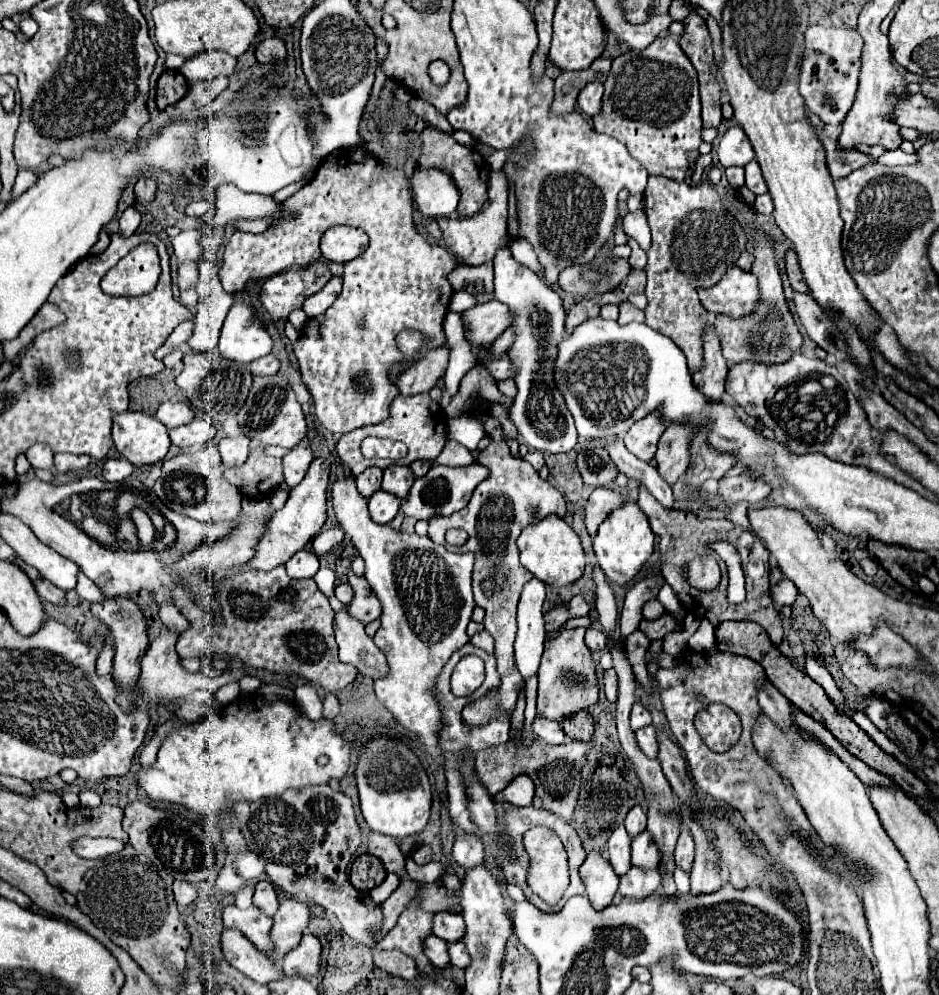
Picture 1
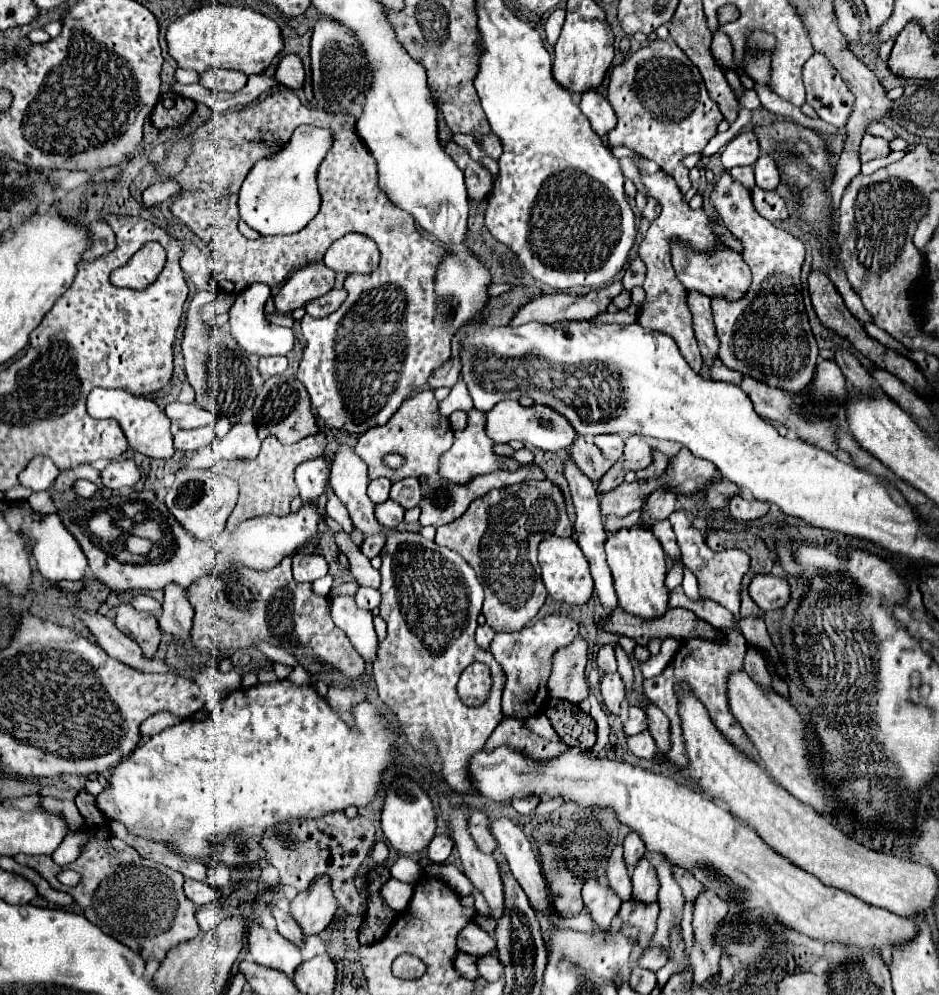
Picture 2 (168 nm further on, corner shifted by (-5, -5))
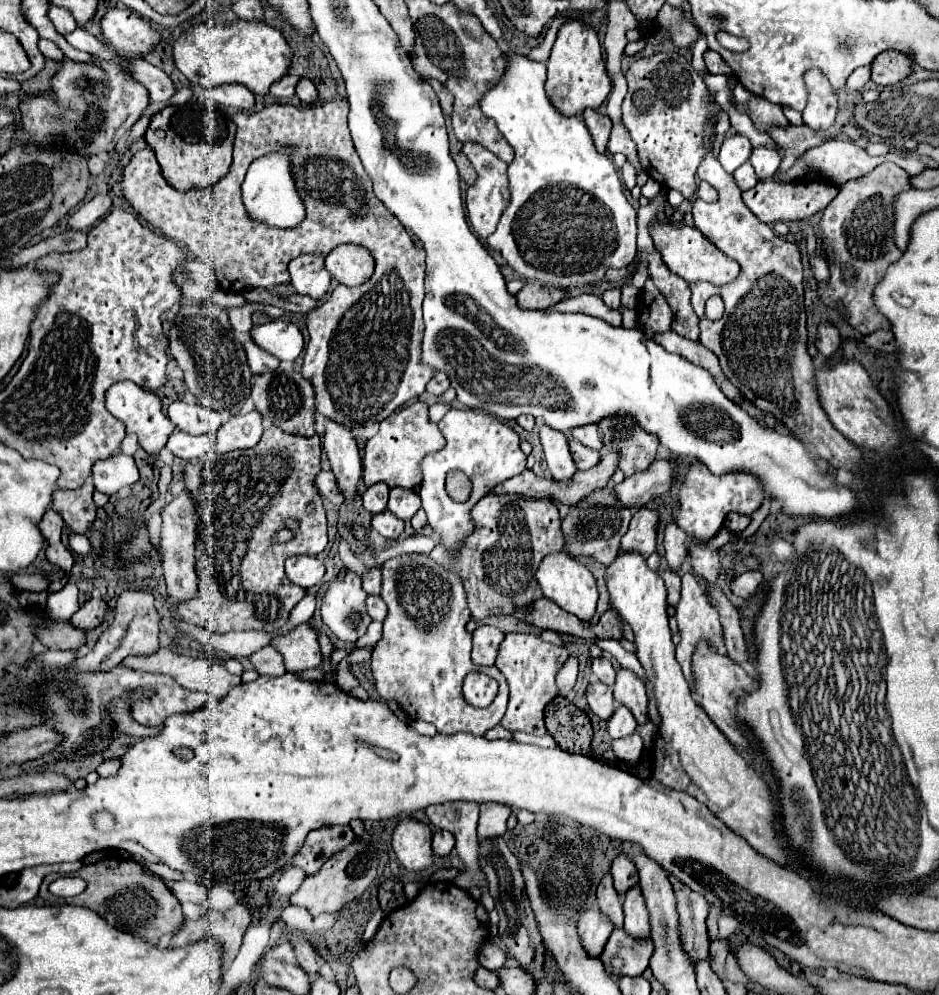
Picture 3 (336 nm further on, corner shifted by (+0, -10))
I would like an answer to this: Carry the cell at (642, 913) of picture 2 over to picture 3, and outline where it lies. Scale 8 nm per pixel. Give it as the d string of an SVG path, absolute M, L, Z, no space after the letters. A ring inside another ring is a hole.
M615 928L599 958L609 974L639 976L649 966L651 954L651 938L633 938L623 928Z

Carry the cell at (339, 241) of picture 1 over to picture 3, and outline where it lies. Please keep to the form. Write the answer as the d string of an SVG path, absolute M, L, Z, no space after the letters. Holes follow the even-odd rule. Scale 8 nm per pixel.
M341 244L325 256L325 268L337 282L345 286L359 286L371 278L375 258L363 246Z

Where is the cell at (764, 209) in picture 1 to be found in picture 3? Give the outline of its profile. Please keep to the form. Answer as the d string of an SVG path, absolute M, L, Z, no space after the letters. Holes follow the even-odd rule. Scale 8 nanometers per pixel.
M775 180L757 182L751 190L743 192L743 202L747 208L763 222L763 224L777 224L777 222L795 222L813 216L837 196L839 188L829 182L793 182L793 184L779 184Z

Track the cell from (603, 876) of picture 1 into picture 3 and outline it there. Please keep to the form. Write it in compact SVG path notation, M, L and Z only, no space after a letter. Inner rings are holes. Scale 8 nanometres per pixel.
M589 908L589 910L581 912L579 922L577 922L577 930L579 930L579 936L581 936L585 950L591 956L599 956L603 952L607 938L611 936L613 924L599 908Z

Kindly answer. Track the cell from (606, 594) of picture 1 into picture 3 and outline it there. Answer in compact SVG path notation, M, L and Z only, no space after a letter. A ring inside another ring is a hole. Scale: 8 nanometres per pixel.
M541 426L539 436L541 436L545 460L547 460L547 466L549 466L553 480L557 480L557 482L571 480L573 474L577 472L577 468L575 468L575 462L571 458L565 434L551 430L549 426Z

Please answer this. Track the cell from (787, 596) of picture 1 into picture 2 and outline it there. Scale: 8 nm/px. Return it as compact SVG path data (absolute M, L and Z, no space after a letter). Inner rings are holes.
M756 575L748 585L748 593L762 611L780 609L790 599L788 581L774 575Z

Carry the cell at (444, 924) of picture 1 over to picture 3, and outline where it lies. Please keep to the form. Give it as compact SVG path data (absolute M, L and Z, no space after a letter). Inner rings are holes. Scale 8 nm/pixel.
M483 942L477 960L479 960L479 964L481 964L483 968L487 968L487 970L499 970L499 968L505 964L507 956L505 956L497 946L493 946L491 942Z

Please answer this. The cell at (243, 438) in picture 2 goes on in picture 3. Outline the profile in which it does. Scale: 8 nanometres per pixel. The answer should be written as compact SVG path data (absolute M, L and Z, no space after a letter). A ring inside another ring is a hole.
M253 410L245 416L233 416L217 430L217 454L253 448L259 442L261 434L263 426L259 412Z

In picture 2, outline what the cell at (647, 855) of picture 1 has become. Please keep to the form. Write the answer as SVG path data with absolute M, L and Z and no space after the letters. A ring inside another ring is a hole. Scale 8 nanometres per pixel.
M644 859L636 865L632 873L632 897L640 903L656 903L658 901L658 877L656 869Z

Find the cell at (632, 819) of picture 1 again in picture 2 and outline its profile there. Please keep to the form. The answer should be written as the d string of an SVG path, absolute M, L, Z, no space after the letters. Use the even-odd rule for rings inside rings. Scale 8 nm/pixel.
M630 833L626 839L624 839L624 863L626 867L634 867L642 857L644 857L646 849L644 849L644 843L640 841L640 837L636 833Z

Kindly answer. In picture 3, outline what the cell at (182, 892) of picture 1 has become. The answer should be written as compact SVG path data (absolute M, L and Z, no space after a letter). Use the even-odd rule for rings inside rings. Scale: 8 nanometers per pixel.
M165 880L167 888L173 892L173 896L183 904L183 902L193 902L193 904L203 904L208 897L208 889L205 886L195 882L187 882L187 880L179 880L179 882L171 882Z

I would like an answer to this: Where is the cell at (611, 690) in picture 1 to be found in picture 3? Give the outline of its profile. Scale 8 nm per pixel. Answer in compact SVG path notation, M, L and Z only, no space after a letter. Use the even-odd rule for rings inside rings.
M593 682L587 686L587 702L593 714L597 714L603 720L609 720L615 712L615 700L613 700L613 688L603 682Z

